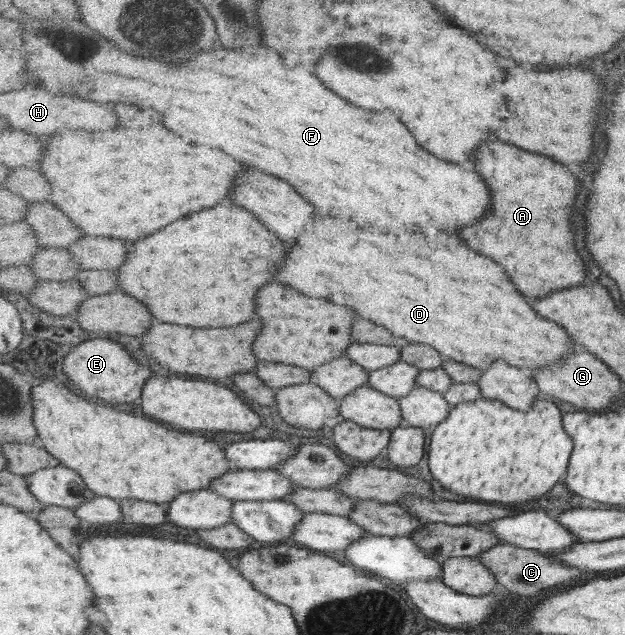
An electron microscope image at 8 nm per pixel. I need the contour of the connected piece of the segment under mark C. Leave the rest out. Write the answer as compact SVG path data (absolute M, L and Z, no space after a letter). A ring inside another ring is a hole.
M507 543L493 546L487 552L480 554L479 558L497 576L500 589L511 594L537 597L537 595L543 595L547 589L553 589L559 585L571 585L571 583L575 585L575 581L589 577L589 573L597 573L563 564L553 556L545 555L535 549L522 549Z

